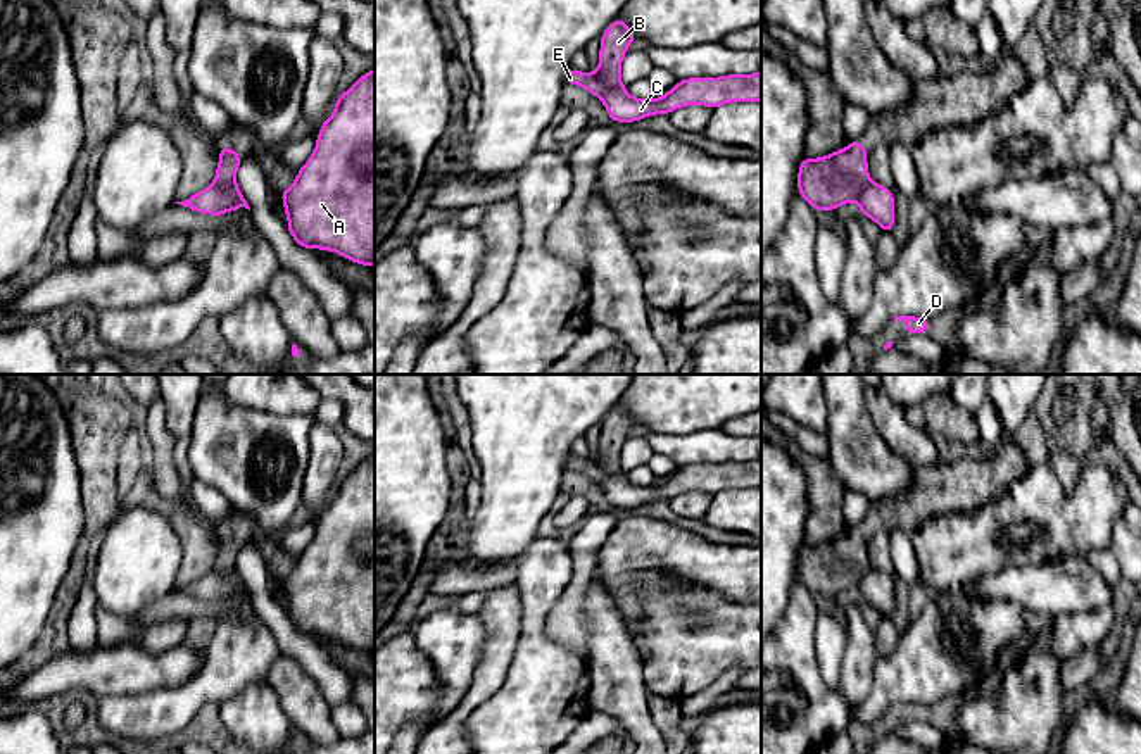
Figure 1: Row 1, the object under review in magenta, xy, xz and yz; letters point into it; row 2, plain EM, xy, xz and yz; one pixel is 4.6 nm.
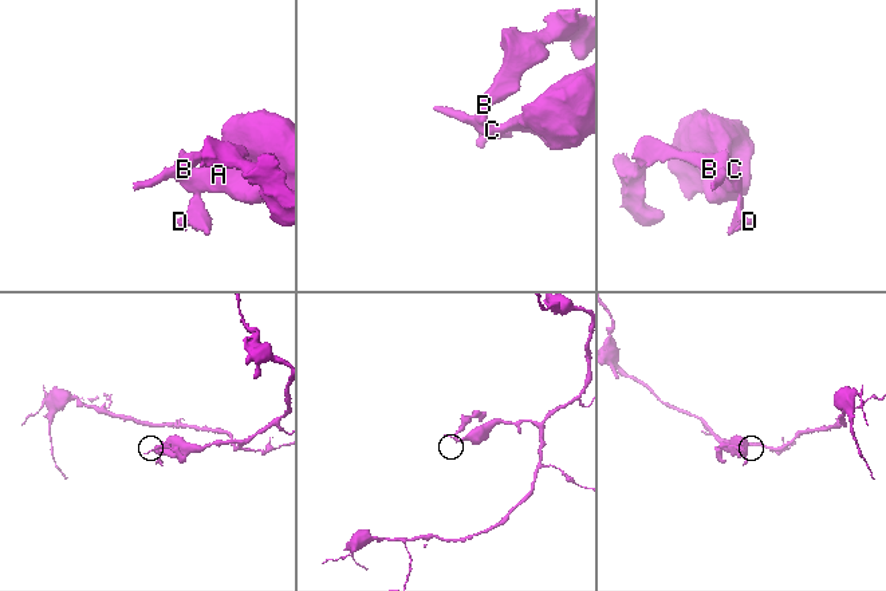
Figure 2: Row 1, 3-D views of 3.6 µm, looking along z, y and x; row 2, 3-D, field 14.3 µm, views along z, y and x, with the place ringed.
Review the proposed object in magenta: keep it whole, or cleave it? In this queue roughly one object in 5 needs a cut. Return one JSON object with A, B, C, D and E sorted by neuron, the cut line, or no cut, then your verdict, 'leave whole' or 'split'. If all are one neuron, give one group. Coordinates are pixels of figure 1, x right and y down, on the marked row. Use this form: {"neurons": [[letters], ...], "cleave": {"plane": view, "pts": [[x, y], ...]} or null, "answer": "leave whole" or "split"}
{"neurons": [["A", "C", "D", "E"], ["B"]], "cleave": {"plane": "xz", "pts": [[594, 75], [605, 87], [624, 87]]}, "answer": "split"}

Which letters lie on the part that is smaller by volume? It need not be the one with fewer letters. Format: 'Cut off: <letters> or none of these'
Cut off: B

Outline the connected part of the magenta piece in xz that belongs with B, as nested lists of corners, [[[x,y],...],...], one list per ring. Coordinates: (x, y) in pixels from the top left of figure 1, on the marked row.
[[[616,17],[599,38],[601,50],[596,76],[604,88],[623,88],[621,60],[628,52],[628,45],[637,38],[621,17]]]

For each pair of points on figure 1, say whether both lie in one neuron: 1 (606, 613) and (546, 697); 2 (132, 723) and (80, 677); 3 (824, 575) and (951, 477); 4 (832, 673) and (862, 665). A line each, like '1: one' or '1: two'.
1: two
2: two
3: one
4: two

